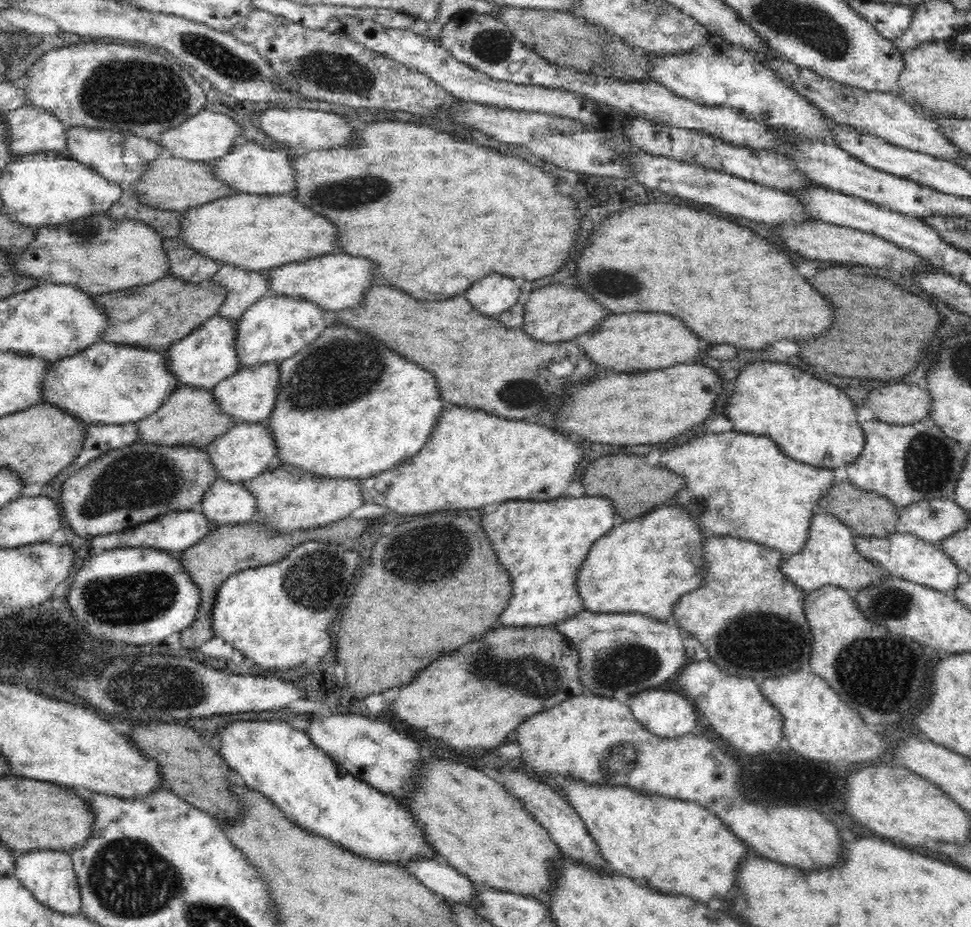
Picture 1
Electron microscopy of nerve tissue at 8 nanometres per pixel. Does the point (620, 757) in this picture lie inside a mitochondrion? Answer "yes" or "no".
yes

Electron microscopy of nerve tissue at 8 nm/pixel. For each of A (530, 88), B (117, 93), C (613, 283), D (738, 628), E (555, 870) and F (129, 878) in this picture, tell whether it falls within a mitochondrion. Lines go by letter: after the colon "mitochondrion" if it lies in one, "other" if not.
A: other
B: mitochondrion
C: mitochondrion
D: mitochondrion
E: other
F: mitochondrion

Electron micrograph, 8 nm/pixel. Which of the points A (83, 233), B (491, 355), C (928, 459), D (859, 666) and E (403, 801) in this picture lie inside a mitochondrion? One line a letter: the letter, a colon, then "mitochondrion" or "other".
A: mitochondrion
B: other
C: mitochondrion
D: mitochondrion
E: other

